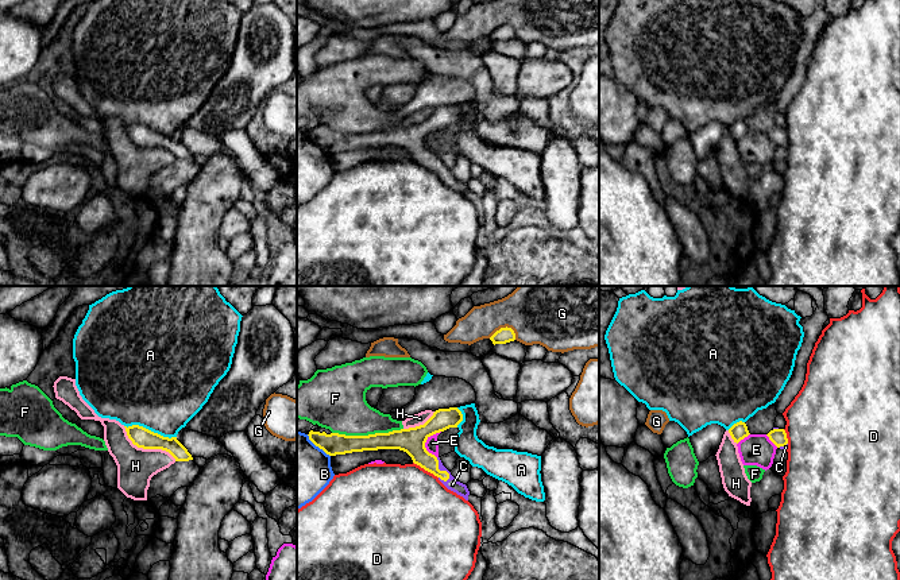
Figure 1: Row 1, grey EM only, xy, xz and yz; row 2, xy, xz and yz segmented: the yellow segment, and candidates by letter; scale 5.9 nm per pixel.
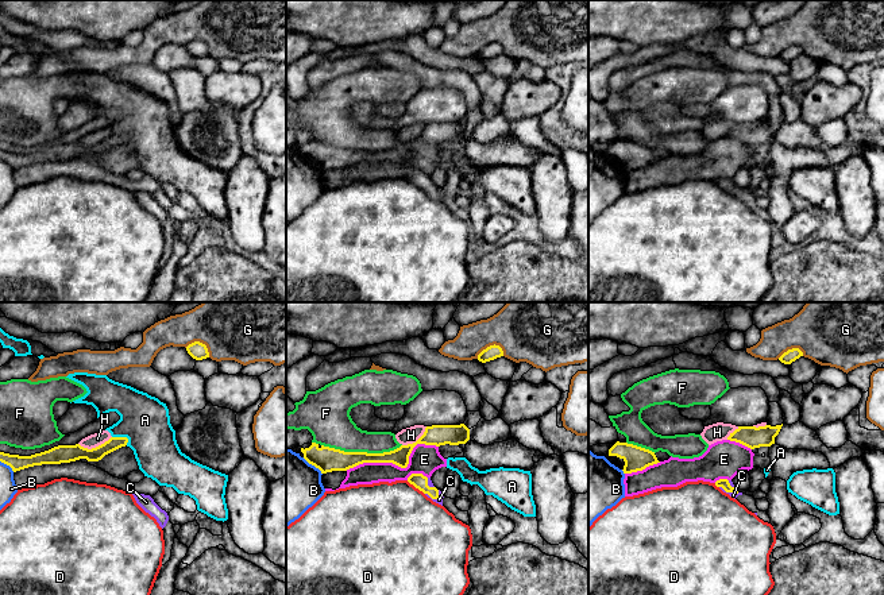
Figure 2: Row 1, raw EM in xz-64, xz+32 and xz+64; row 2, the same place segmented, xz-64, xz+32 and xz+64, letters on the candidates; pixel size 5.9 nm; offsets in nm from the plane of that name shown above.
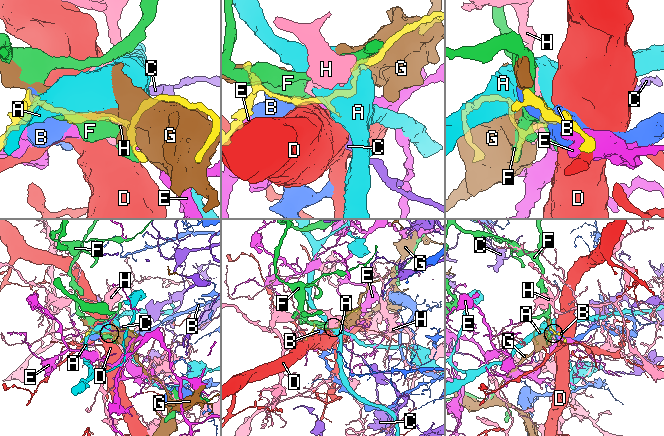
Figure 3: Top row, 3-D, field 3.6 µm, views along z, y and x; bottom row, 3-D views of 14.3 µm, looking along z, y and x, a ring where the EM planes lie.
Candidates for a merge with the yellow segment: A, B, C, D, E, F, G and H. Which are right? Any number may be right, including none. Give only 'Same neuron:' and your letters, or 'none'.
Same neuron: C

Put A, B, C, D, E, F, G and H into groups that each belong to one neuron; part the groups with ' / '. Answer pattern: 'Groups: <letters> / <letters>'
Groups: A / B / C / D / E / F / G / H

